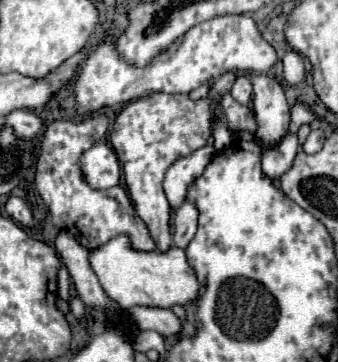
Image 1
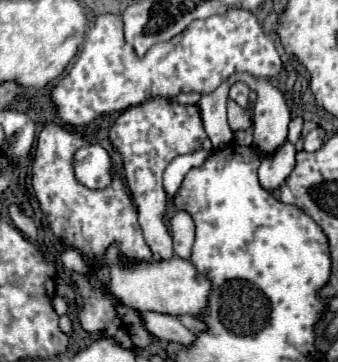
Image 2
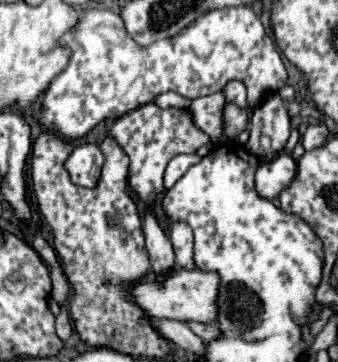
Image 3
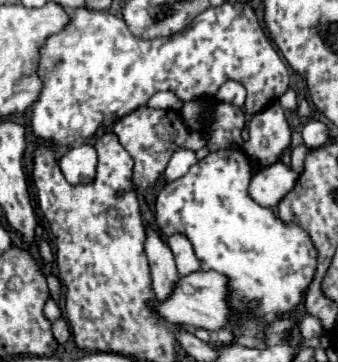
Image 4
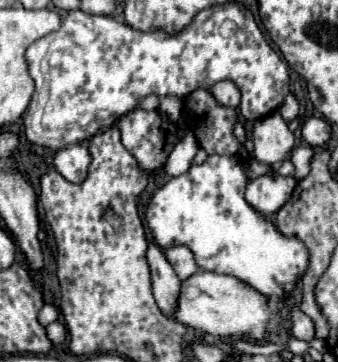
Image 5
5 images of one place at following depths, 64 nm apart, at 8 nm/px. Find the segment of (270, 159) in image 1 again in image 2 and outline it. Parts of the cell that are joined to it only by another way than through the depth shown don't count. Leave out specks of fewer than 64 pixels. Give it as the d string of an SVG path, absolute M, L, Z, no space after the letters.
M286 142L280 146L272 156L262 156L262 164L258 168L258 178L260 184L268 190L276 190L288 172L294 168L294 156L296 156L296 146L292 142Z

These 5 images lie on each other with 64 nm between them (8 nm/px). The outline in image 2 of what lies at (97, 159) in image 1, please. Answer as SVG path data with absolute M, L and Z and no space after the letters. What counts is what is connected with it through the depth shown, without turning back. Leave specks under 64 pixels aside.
M88 144L74 156L74 172L78 182L92 190L102 190L112 184L112 158L100 144Z

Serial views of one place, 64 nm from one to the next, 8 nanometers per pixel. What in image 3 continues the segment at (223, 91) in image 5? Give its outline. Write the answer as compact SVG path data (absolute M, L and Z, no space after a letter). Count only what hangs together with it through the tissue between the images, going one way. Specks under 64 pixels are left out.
M232 80L224 86L224 94L228 102L234 102L240 108L246 108L246 86L240 80Z

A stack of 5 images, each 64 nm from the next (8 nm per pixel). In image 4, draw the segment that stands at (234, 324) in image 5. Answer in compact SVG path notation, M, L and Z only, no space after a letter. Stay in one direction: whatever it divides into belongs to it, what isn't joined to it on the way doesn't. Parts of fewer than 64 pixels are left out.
M192 272L186 276L180 276L178 282L174 284L170 296L166 300L154 300L150 302L152 310L162 316L164 320L180 326L194 326L194 328L206 328L206 330L220 330L228 328L228 304L226 304L226 276L218 272Z

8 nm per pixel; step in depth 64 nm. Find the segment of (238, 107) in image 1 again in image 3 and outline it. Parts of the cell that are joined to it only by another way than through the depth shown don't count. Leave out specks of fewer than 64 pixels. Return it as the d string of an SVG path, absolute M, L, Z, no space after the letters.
M226 104L224 112L224 126L226 126L226 136L234 140L248 124L248 112L244 108L238 108L236 104Z

